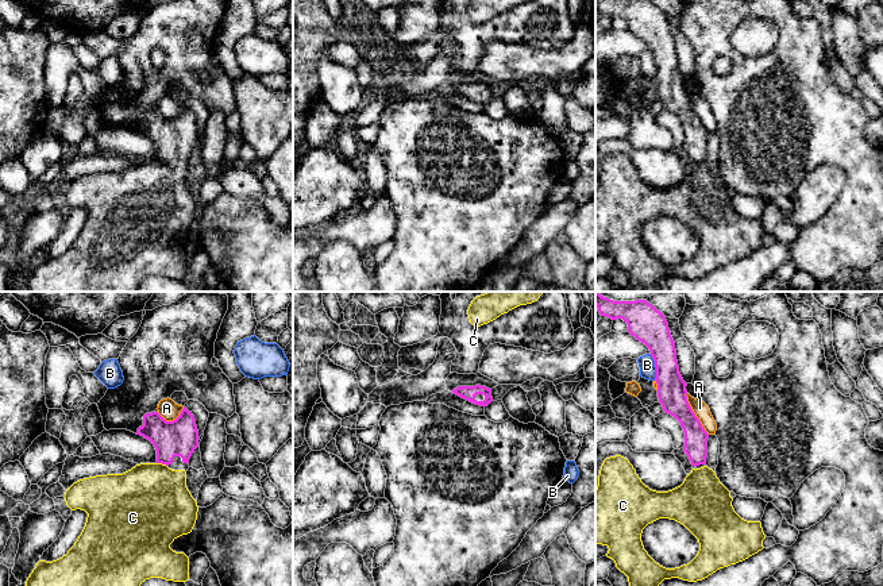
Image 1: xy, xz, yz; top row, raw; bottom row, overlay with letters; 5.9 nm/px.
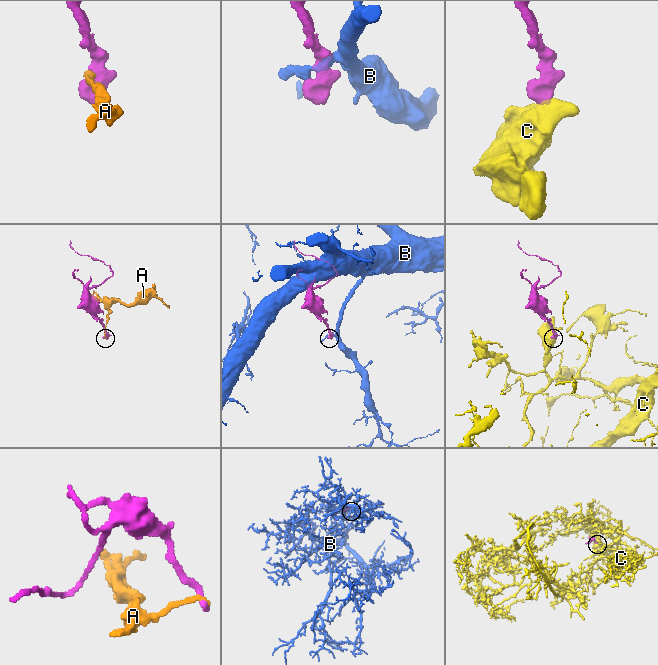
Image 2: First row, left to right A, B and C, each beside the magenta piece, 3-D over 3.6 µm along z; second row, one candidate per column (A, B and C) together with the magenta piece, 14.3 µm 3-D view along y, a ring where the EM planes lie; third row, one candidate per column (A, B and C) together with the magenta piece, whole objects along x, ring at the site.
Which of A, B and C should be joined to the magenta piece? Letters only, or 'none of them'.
C

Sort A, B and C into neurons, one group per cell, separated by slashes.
A / B / C

